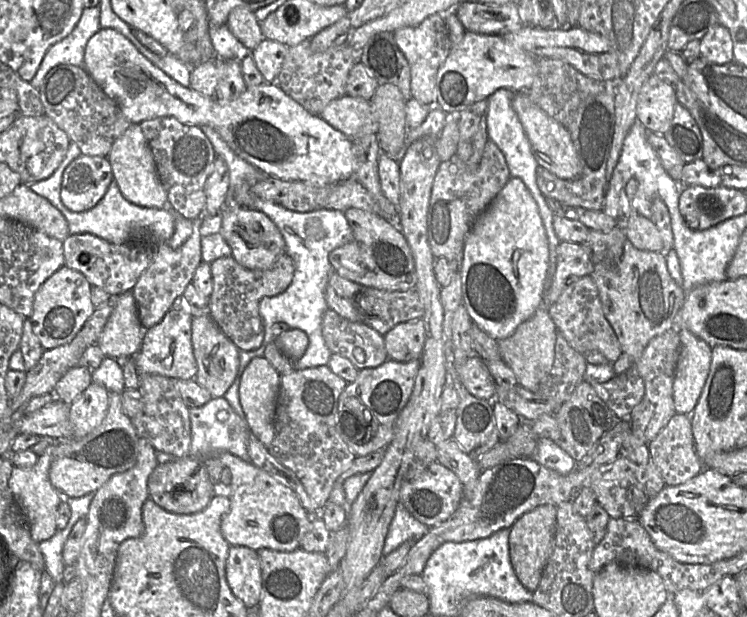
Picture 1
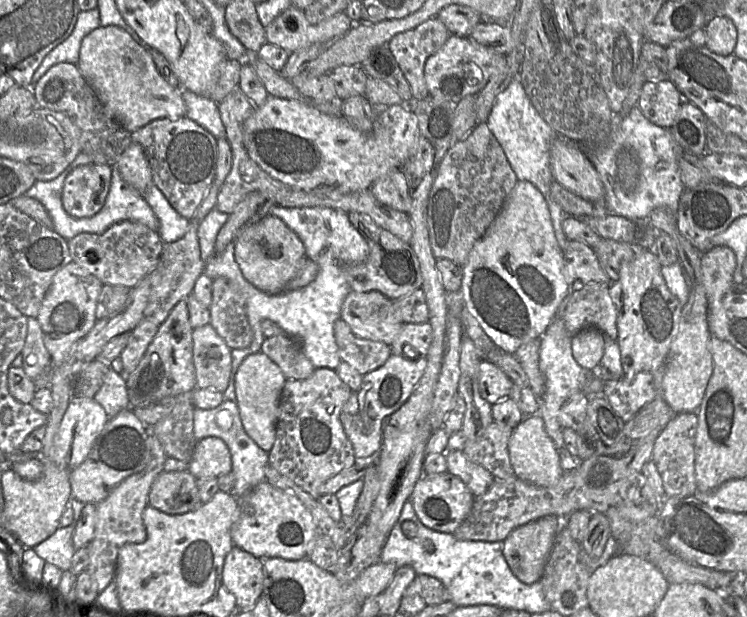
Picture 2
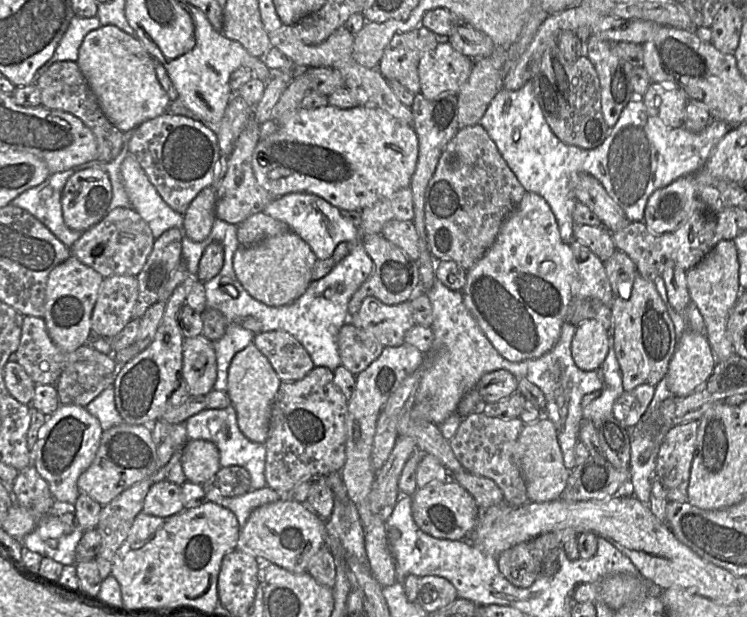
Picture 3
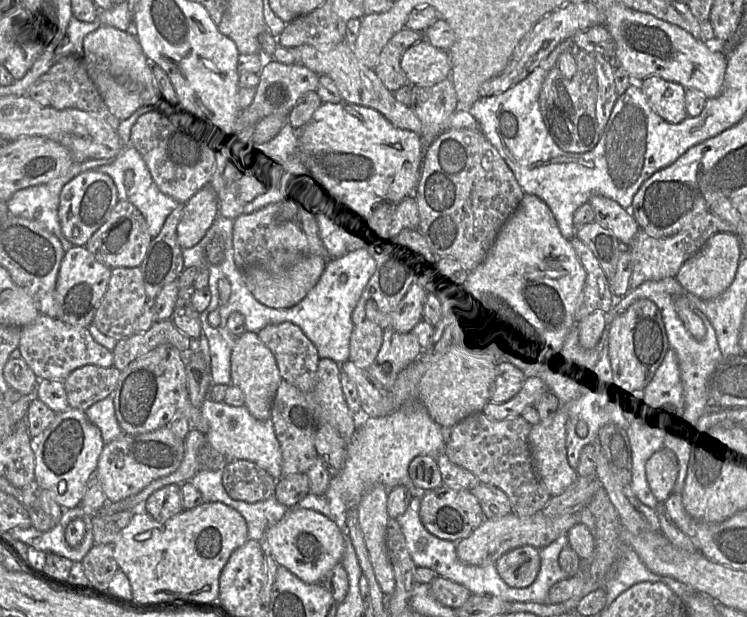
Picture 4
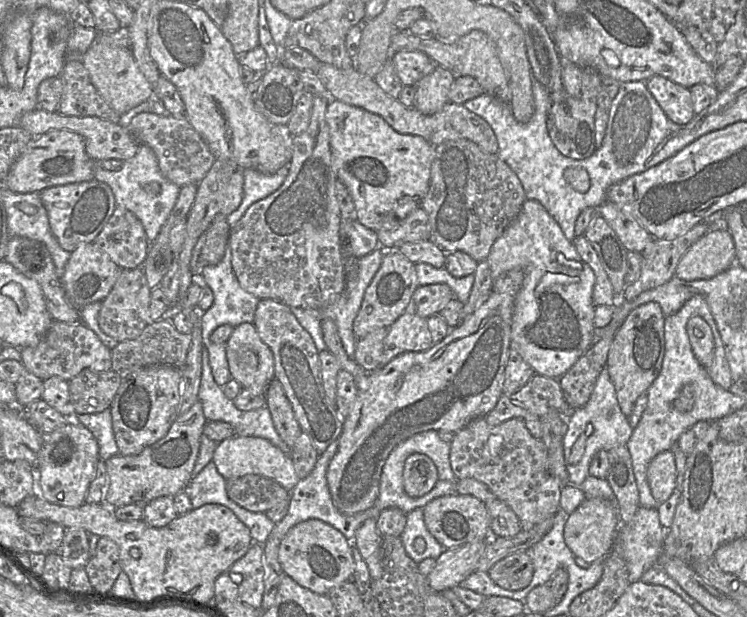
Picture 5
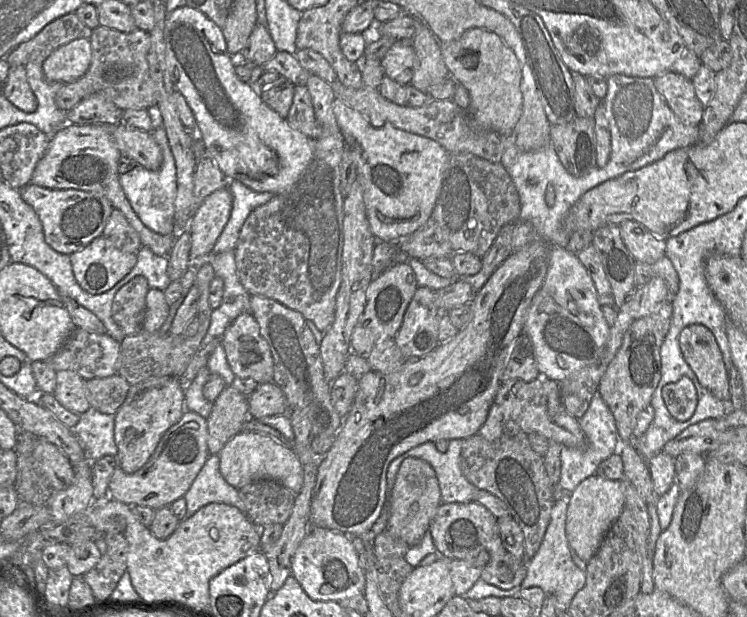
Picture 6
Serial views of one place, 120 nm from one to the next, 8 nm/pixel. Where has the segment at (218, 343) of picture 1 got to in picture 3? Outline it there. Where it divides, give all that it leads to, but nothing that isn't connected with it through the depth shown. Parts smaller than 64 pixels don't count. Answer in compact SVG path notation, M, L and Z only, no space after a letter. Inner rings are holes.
M202 334L183 342L183 378L192 396L205 396L213 390L217 378L216 354L213 342Z

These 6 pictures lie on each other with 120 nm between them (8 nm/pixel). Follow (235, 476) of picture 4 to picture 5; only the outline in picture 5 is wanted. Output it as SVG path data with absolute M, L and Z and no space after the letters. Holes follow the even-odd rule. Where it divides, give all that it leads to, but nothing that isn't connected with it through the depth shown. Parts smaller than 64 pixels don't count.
M256 474L226 480L226 492L233 502L252 512L266 513L287 499L290 504L291 491L270 478Z

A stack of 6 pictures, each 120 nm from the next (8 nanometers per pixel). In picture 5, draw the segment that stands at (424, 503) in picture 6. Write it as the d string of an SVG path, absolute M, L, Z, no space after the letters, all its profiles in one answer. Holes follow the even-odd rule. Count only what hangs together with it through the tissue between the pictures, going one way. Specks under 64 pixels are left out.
M413 453L406 458L403 469L403 486L410 497L421 497L427 494L437 481L437 468L428 456Z

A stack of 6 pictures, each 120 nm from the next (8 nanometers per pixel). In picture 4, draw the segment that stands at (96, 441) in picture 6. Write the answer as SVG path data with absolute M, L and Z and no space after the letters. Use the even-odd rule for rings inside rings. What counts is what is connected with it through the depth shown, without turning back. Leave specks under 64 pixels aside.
M114 392L105 399L93 404L84 414L99 428L104 444L118 438L123 432L118 424L114 409Z

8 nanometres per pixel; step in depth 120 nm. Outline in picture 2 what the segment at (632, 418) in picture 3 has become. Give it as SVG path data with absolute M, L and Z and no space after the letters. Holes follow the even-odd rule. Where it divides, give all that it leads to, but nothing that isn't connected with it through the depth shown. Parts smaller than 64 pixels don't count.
M639 372L633 377L622 377L614 381L605 382L603 396L608 400L613 410L624 422L629 421L645 405L653 401L658 395L652 373Z

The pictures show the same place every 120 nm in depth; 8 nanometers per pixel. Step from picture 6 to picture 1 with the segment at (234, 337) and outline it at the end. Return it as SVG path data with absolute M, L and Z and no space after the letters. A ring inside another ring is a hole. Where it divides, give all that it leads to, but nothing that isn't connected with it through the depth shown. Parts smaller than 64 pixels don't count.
M255 357L246 366L240 379L239 400L250 431L269 447L275 435L277 400L280 389L279 372L264 357Z

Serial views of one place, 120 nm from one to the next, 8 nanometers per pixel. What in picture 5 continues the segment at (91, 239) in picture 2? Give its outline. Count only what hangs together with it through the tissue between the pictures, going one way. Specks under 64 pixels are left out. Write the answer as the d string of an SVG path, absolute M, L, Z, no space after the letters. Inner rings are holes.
M116 206L93 242L121 269L141 268L150 243L141 221L129 210Z

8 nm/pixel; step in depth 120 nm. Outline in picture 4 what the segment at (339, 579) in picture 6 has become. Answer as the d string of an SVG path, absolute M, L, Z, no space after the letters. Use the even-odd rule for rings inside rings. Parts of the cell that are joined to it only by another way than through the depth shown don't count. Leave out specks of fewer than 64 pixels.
M293 507L265 532L262 543L265 554L269 553L278 566L286 568L301 581L311 584L318 583L327 572L341 564L345 534L322 514Z

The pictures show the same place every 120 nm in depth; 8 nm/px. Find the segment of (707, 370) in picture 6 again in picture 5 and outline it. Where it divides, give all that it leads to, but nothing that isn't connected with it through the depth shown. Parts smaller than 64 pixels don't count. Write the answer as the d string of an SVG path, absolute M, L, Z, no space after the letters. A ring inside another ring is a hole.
M691 317L686 324L686 331L692 351L702 367L708 368L714 358L714 338L707 322L699 317Z

